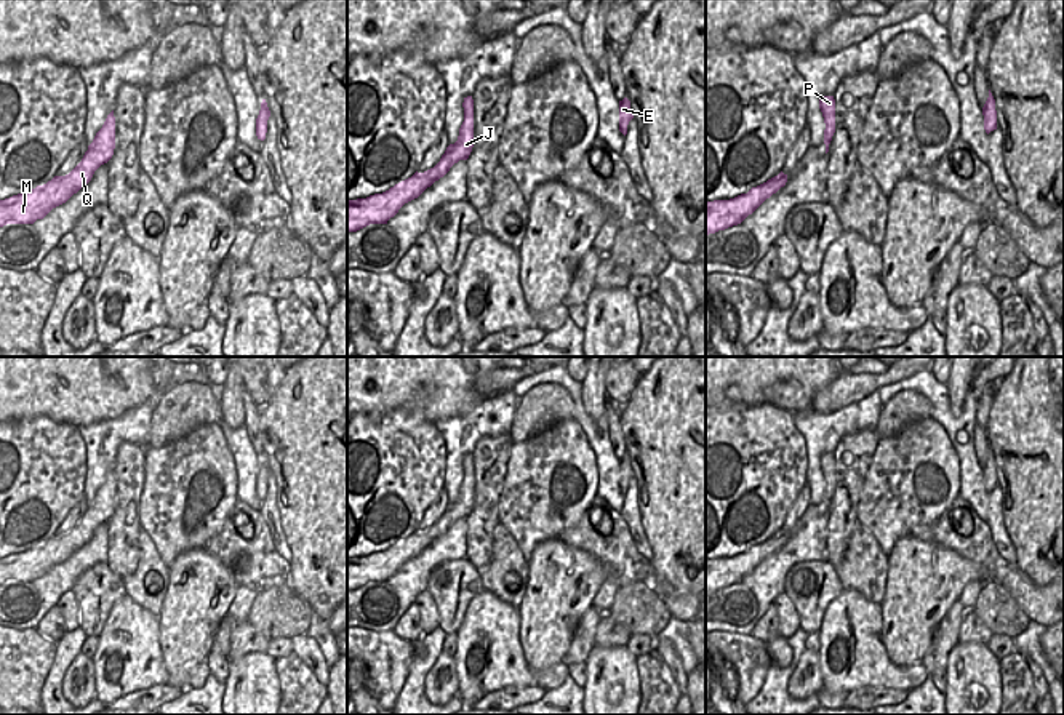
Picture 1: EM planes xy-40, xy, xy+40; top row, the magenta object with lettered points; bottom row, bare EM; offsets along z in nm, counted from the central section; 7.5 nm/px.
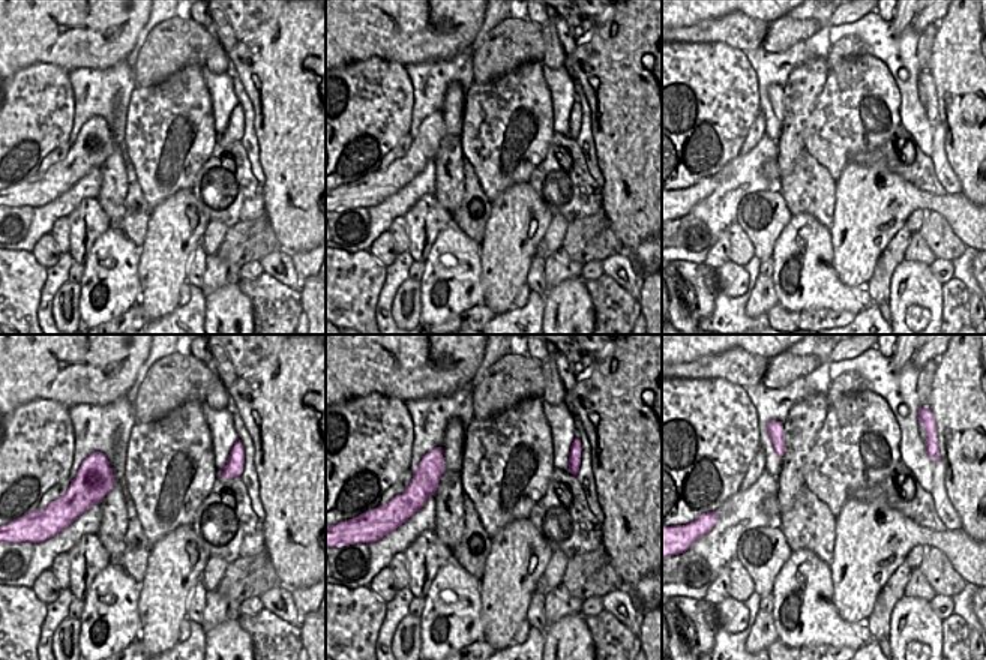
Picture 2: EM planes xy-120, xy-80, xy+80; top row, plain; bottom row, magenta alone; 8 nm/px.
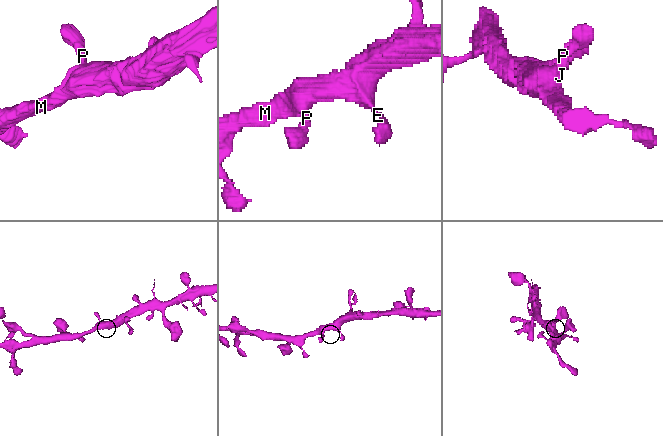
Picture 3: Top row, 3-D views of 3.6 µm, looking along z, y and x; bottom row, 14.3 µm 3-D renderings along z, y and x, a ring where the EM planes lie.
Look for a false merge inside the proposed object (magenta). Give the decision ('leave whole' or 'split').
leave whole

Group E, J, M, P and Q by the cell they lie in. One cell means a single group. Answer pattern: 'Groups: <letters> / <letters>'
Groups: E J M P Q.

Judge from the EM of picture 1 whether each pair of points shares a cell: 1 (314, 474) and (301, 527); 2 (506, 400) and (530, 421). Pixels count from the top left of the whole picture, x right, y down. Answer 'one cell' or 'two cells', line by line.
1: one cell
2: two cells

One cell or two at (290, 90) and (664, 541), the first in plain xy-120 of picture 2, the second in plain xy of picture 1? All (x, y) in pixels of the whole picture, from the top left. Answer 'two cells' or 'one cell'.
one cell

